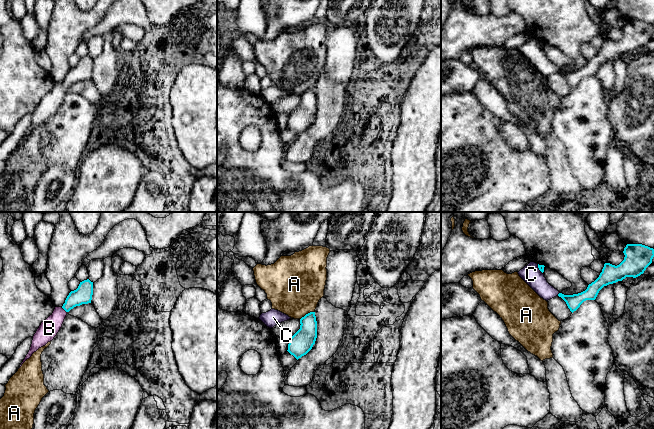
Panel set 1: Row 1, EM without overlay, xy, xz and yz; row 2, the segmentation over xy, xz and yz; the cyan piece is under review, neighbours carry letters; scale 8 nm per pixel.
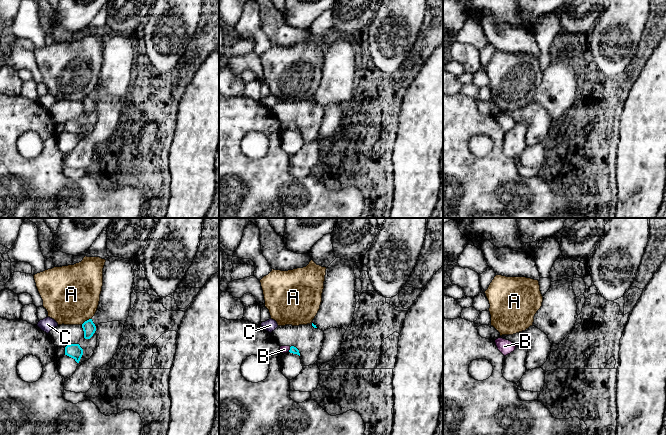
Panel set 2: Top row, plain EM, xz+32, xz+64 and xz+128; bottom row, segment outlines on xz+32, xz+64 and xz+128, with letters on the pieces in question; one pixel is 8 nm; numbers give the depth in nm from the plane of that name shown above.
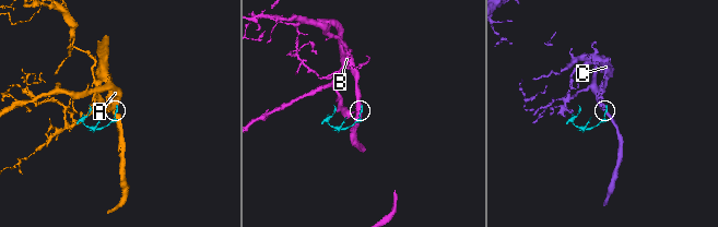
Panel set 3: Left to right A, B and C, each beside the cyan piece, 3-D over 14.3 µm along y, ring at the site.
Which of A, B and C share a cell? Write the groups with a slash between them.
A / B / C

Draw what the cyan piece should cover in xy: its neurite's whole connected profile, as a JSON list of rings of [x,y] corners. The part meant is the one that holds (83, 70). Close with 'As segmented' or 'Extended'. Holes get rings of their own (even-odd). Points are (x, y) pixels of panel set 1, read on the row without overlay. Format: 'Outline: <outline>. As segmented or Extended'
Outline: [[[89,55],[80,58],[78,64],[69,69],[63,82],[55,83],[53,89],[41,99],[33,112],[30,126],[20,143],[34,128],[54,115],[62,103],[67,89],[76,82],[91,79],[92,71],[93,58]]]. Extended

